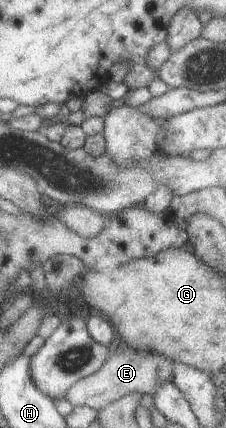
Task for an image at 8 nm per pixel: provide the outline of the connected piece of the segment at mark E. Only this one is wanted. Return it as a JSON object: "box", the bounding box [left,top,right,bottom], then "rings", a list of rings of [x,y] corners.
{"box":[61,350,172,412],"rings":[[[139,350],[110,354],[97,371],[87,377],[79,379],[75,385],[71,385],[71,387],[65,391],[65,397],[61,397],[61,399],[69,401],[72,406],[85,405],[97,412],[108,403],[120,401],[120,399],[127,394],[138,397],[139,395],[147,393],[147,395],[152,396],[153,391],[155,391],[163,381],[172,383],[171,362],[172,361],[165,356]]]}

